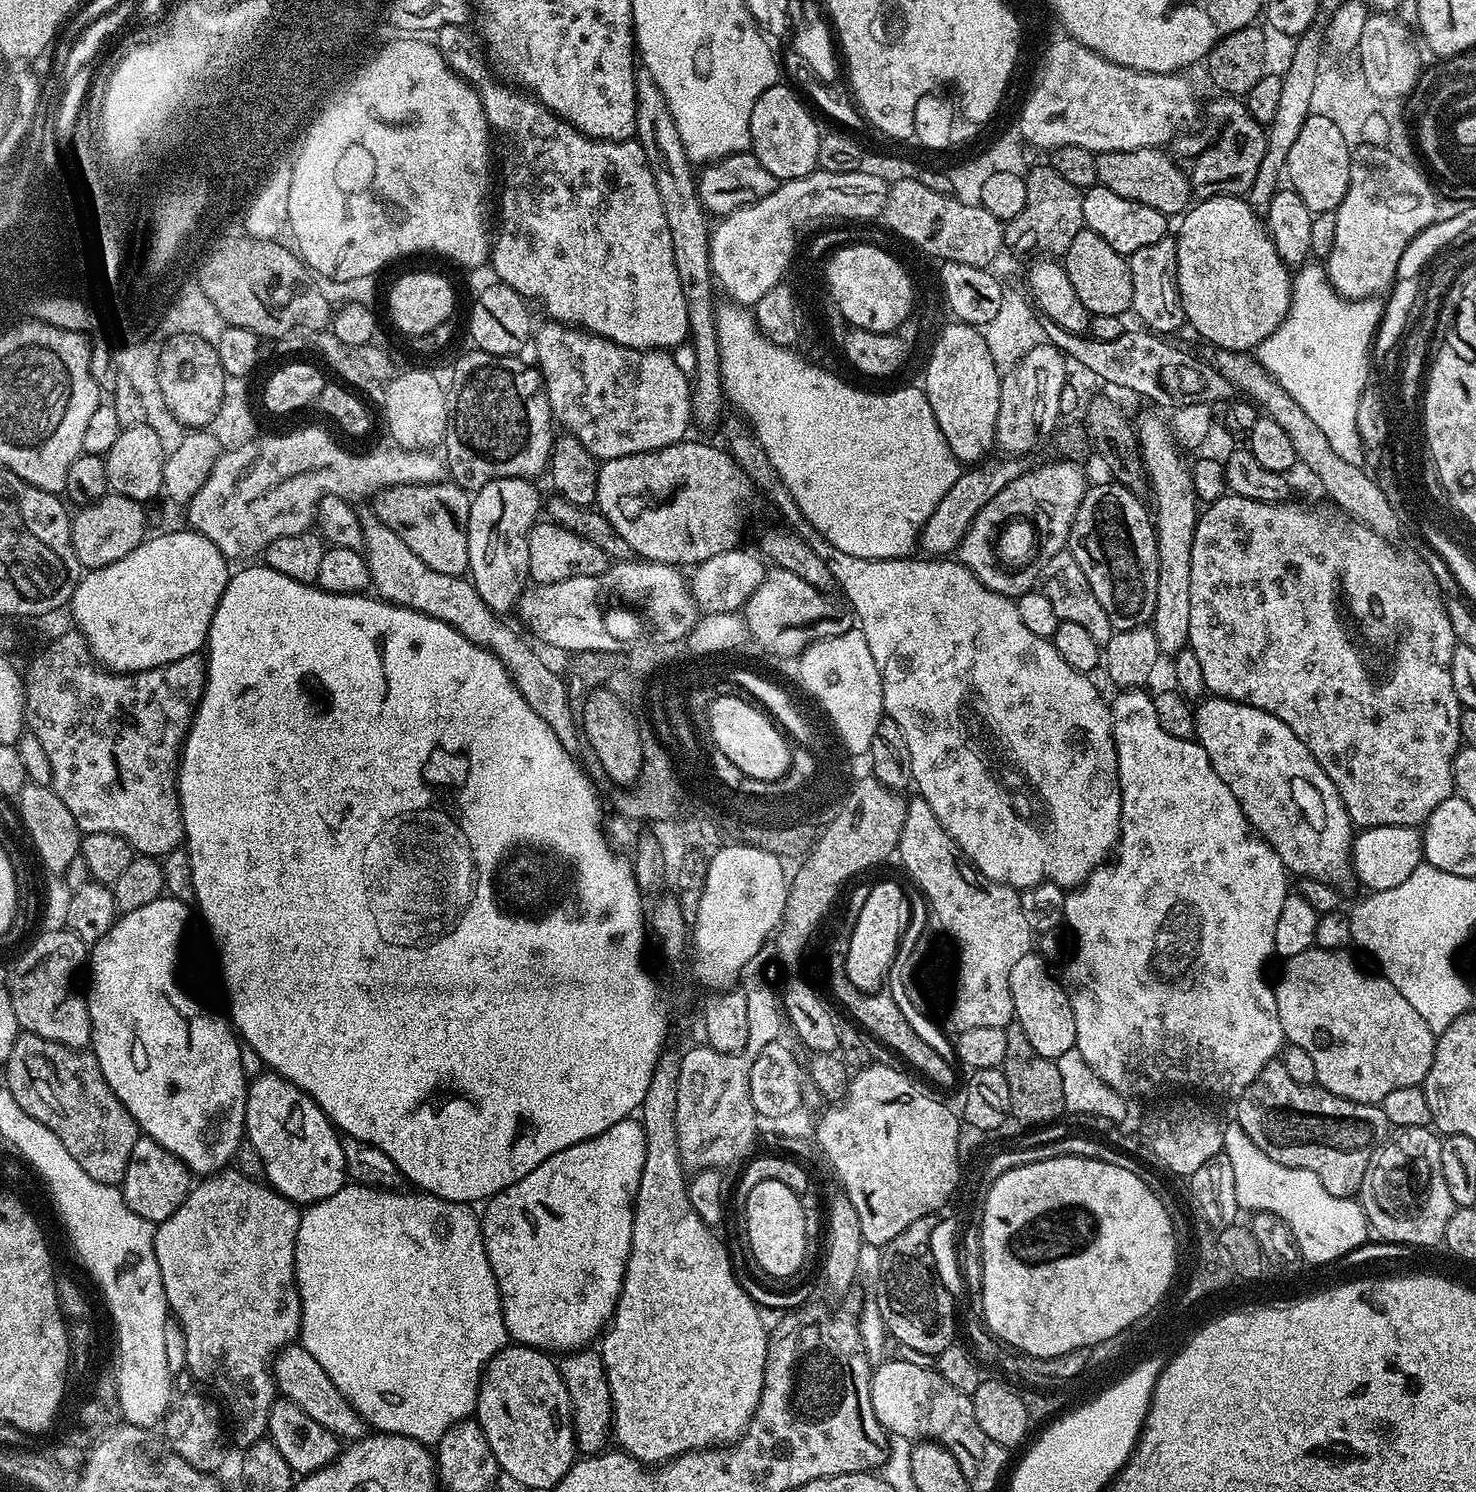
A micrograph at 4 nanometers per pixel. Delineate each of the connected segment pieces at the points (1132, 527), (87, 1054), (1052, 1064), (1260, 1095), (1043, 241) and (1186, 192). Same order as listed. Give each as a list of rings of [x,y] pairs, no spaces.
[[[1107,483],[1108,484],[1096,484],[1093,488],[1091,485],[1091,487],[1085,491],[1082,502],[1074,514],[1072,528],[1068,531],[1068,542],[1066,548],[1067,551],[1074,554],[1078,566],[1082,566],[1082,574],[1086,574],[1086,582],[1090,582],[1090,590],[1094,590],[1094,598],[1098,598],[1098,602],[1102,602],[1102,610],[1106,610],[1106,618],[1110,618],[1110,626],[1115,631],[1125,632],[1126,630],[1145,627],[1145,625],[1151,621],[1152,615],[1154,614],[1154,602],[1158,598],[1158,550],[1156,549],[1156,530],[1149,509],[1139,497],[1133,494],[1130,489],[1126,489],[1118,483]]]
[[[21,1031],[14,1042],[14,1050],[10,1050],[10,1058],[3,1065],[2,1072],[8,1079],[7,1091],[12,1093],[14,1102],[30,1114],[42,1126],[46,1126],[70,1150],[70,1158],[94,1178],[99,1184],[119,1185],[126,1174],[126,1166],[130,1162],[130,1150],[134,1150],[134,1142],[142,1133],[136,1125],[136,1119],[126,1110],[126,1106],[110,1090],[110,1082],[102,1074],[102,1066],[98,1066],[98,1058],[92,1051],[84,1048],[67,1048],[65,1044],[50,1042],[33,1032]]]
[[[1015,1022],[1004,1029],[1006,1034],[1006,1058],[1002,1071],[1006,1086],[1010,1086],[1010,1116],[1013,1121],[1021,1120],[1024,1124],[1048,1124],[1060,1115],[1065,1115],[1062,1092],[1062,1075],[1058,1072],[1056,1061],[1038,1054],[1026,1038],[1026,1030]]]
[[[1279,1058],[1272,1060],[1235,1101],[1235,1123],[1250,1134],[1250,1142],[1274,1162],[1318,1174],[1318,1182],[1335,1196],[1355,1197],[1370,1154],[1390,1135],[1379,1104],[1359,1104],[1330,1094],[1316,1084],[1299,1084],[1286,1074]]]
[[[1033,163],[1024,176],[1026,182],[1026,206],[1022,206],[1022,214],[1018,214],[1013,220],[1007,221],[1002,228],[1002,244],[1007,251],[1022,254],[1022,252],[1036,252],[1032,254],[1043,254],[1048,258],[1063,257],[1066,250],[1070,250],[1070,242],[1074,242],[1075,236],[1082,231],[1084,219],[1082,218],[1082,198],[1081,189],[1075,188],[1058,170],[1054,170],[1051,163]]]
[[[1158,147],[1099,153],[1096,158],[1097,181],[1121,198],[1130,198],[1130,202],[1154,206],[1154,210],[1169,218],[1179,217],[1193,203],[1192,184],[1188,181],[1187,171],[1181,165],[1179,168],[1164,151],[1163,147]]]

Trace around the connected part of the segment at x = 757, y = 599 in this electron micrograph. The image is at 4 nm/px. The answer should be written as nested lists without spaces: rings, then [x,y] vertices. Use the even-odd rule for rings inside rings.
[[[787,574],[769,575],[750,594],[742,615],[747,631],[752,631],[756,644],[772,656],[799,657],[801,651],[816,640],[841,636],[853,631],[854,616],[843,603],[826,600],[822,593],[809,582]]]

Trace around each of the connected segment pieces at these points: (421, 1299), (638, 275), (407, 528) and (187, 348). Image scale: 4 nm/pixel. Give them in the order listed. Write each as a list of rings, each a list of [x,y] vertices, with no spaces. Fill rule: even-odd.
[[[348,1182],[345,1183],[343,1188],[338,1190],[338,1194],[332,1194],[330,1198],[319,1200],[316,1204],[309,1204],[301,1211],[300,1225],[298,1226],[298,1234],[296,1235],[296,1289],[300,1291],[300,1334],[298,1342],[307,1352],[314,1354],[318,1366],[322,1366],[322,1370],[326,1370],[326,1374],[330,1374],[330,1382],[334,1382],[334,1386],[338,1386],[338,1390],[348,1399],[354,1411],[362,1417],[365,1425],[372,1427],[373,1424],[373,1426],[376,1427],[373,1429],[375,1429],[377,1433],[395,1432],[398,1436],[414,1438],[419,1444],[434,1446],[440,1441],[442,1434],[446,1434],[446,1430],[450,1430],[450,1426],[454,1426],[454,1422],[467,1420],[475,1413],[476,1399],[478,1398],[478,1390],[480,1389],[480,1378],[484,1375],[484,1368],[505,1348],[509,1343],[510,1337],[508,1327],[504,1321],[504,1311],[502,1310],[502,1302],[500,1301],[498,1282],[494,1278],[494,1270],[486,1258],[484,1233],[477,1213],[475,1216],[475,1214],[471,1212],[473,1209],[466,1204],[456,1204],[453,1200],[443,1200],[442,1197],[430,1196],[427,1192],[412,1191],[412,1193],[408,1191],[412,1190],[368,1188],[364,1184]]]
[[[447,24],[434,33],[436,49],[448,63],[449,68],[457,76],[464,77],[469,84],[478,89],[480,101],[484,107],[484,114],[488,119],[489,129],[500,139],[500,156],[504,159],[504,189],[500,192],[500,233],[495,233],[490,244],[490,268],[496,271],[495,279],[501,284],[510,286],[519,296],[529,302],[541,304],[549,312],[553,321],[570,324],[591,332],[594,336],[601,336],[613,340],[627,348],[641,350],[676,350],[680,343],[689,339],[686,301],[682,296],[681,283],[675,270],[674,251],[671,246],[670,229],[663,214],[662,201],[655,186],[654,174],[651,173],[643,154],[642,146],[635,138],[630,140],[593,140],[590,136],[581,134],[573,124],[568,124],[561,116],[555,116],[535,96],[516,86],[509,86],[504,82],[497,82],[489,65],[486,63],[485,53],[478,43],[477,37],[472,36],[459,24]]]
[[[451,482],[396,484],[392,488],[379,489],[375,493],[375,500],[374,511],[378,519],[394,530],[430,570],[461,577],[469,571],[470,496],[465,489]]]
[[[174,333],[163,341],[158,386],[170,414],[174,414],[185,429],[204,430],[211,425],[214,414],[218,414],[218,406],[222,406],[225,379],[222,362],[218,362],[216,345],[211,339],[192,333]]]

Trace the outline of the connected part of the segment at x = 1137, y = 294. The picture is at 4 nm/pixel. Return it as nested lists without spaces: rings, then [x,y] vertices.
[[[1171,235],[1163,236],[1151,246],[1142,246],[1127,257],[1130,266],[1130,282],[1134,282],[1134,298],[1131,311],[1136,312],[1139,322],[1145,329],[1164,338],[1171,337],[1185,322],[1184,307],[1180,301],[1180,291],[1176,281],[1178,254],[1176,242]]]

